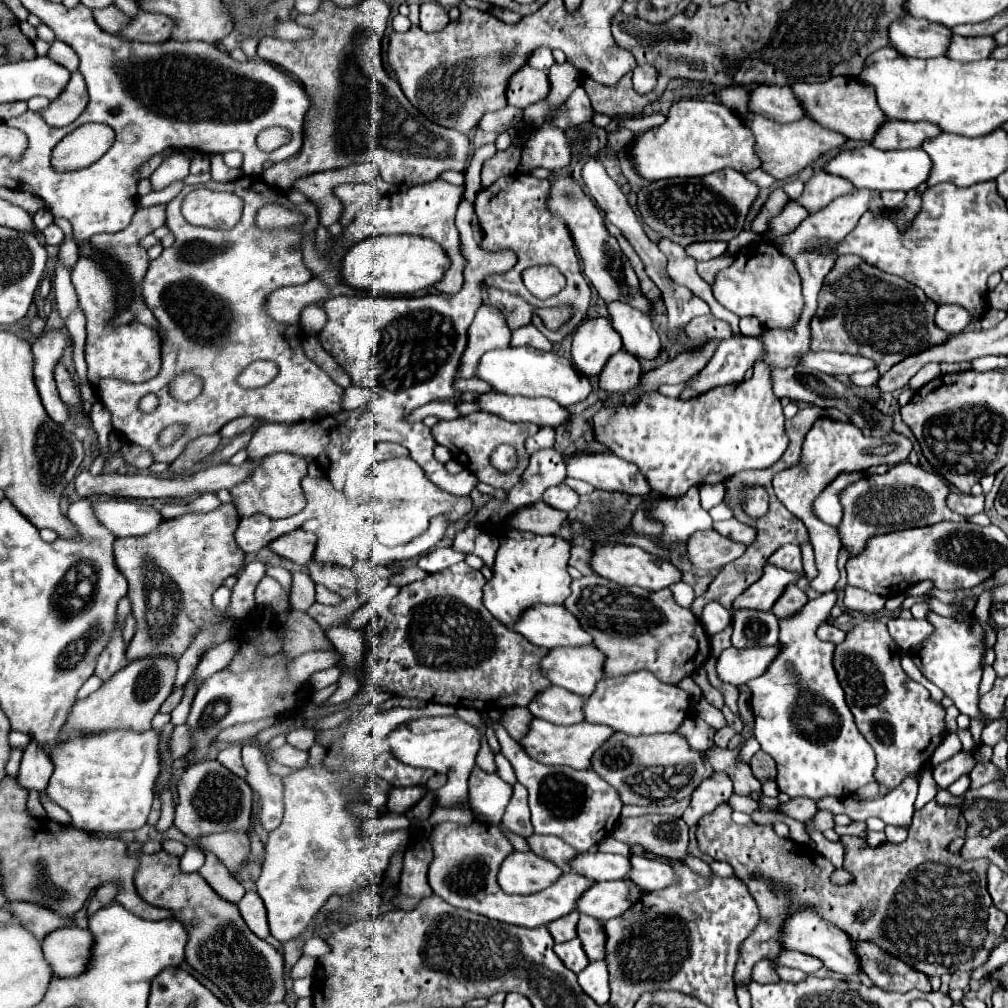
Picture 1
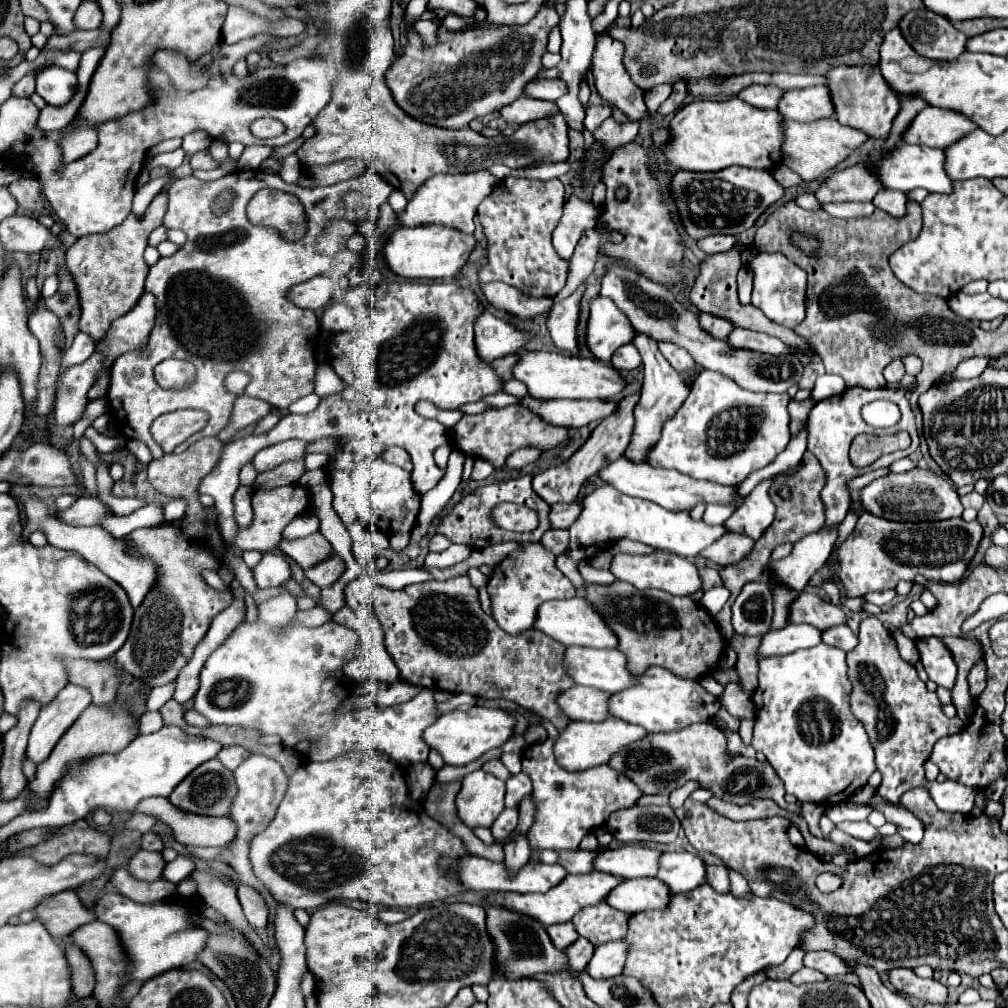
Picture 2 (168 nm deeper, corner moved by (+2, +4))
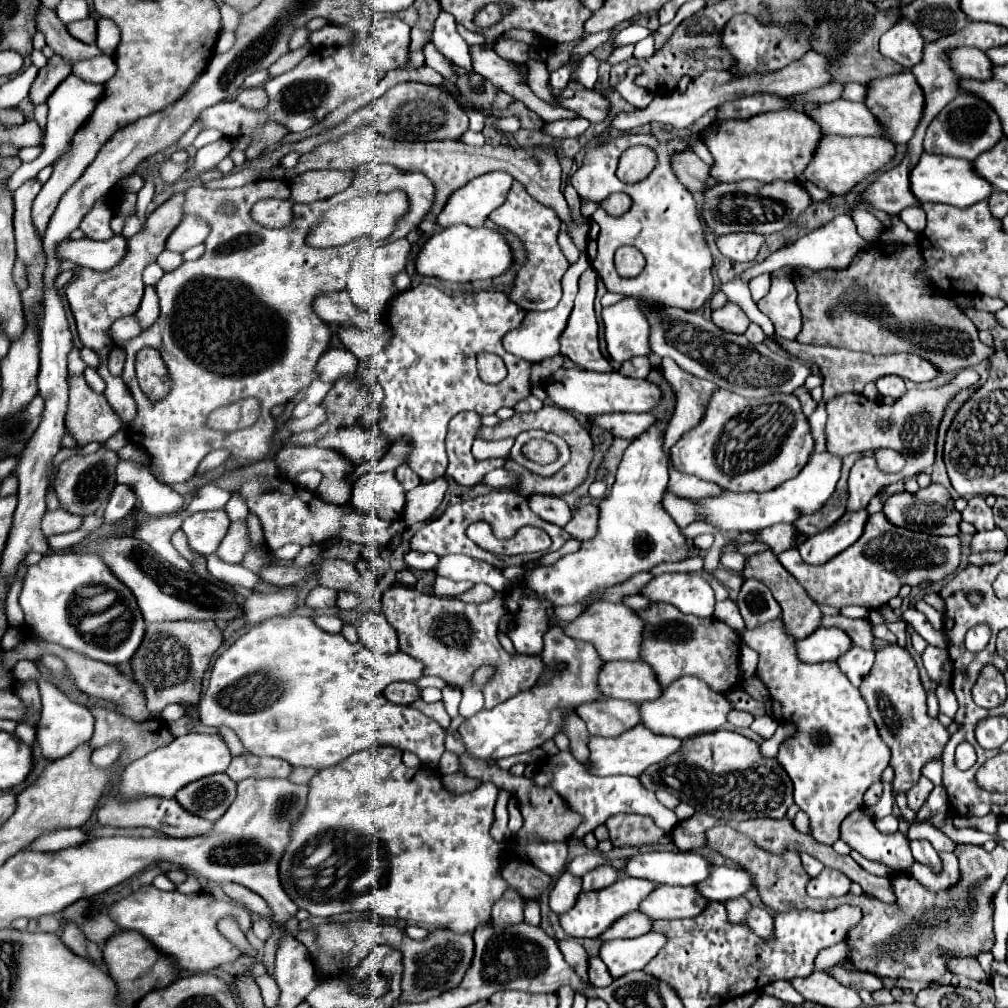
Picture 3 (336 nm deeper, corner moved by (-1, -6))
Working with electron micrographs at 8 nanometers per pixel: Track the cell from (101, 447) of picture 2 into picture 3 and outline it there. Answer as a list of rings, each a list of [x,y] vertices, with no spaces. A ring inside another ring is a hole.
[[[84,377],[70,379],[70,403],[66,413],[66,427],[80,445],[90,441],[106,441],[124,429],[118,413],[108,405],[102,393],[94,393]]]

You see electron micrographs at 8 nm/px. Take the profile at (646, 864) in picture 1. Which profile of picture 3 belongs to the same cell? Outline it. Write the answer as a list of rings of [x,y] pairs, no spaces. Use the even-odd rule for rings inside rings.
[[[712,865],[708,879],[698,883],[696,891],[708,901],[728,901],[742,897],[750,887],[754,887],[754,883],[746,871],[728,865]]]

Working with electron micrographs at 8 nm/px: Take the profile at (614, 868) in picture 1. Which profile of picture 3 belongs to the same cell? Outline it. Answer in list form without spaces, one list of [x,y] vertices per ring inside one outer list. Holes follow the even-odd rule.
[[[644,851],[630,857],[622,869],[628,877],[648,879],[658,885],[696,885],[708,877],[708,861],[696,853]]]

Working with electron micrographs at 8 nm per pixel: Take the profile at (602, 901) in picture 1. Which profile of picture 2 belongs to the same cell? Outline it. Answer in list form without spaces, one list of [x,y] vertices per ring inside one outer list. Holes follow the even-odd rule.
[[[627,879],[623,885],[617,885],[613,893],[609,893],[605,903],[633,915],[645,909],[663,909],[669,905],[671,895],[671,889],[665,887],[661,879]]]

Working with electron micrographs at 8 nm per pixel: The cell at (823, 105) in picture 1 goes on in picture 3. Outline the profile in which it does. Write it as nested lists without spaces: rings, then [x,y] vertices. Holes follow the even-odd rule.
[[[910,71],[878,77],[872,83],[868,83],[864,103],[870,109],[870,113],[876,117],[878,125],[882,127],[884,137],[890,139],[892,143],[908,143],[908,139],[912,137],[912,131],[916,129],[916,123],[920,121],[920,111],[924,109],[922,89]]]

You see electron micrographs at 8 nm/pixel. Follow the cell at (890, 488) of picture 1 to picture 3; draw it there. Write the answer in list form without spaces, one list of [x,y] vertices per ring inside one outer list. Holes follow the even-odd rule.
[[[932,483],[924,489],[918,489],[918,493],[902,491],[902,493],[890,495],[884,501],[882,513],[896,527],[904,527],[904,529],[912,529],[912,531],[924,531],[930,535],[958,535],[960,533],[962,513],[954,507],[954,499],[950,497],[948,489],[944,485],[938,485],[938,483]]]

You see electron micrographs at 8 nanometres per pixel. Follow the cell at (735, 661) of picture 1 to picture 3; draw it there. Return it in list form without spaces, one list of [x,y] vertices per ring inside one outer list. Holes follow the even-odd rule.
[[[820,627],[812,635],[796,641],[796,653],[804,663],[836,661],[850,645],[850,637],[838,631],[838,627]]]

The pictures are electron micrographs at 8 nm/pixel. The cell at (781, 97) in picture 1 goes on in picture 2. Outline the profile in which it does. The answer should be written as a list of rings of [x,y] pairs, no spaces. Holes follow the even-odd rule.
[[[807,87],[807,89],[787,91],[779,101],[777,109],[785,119],[803,121],[803,123],[835,115],[831,93],[827,87]]]

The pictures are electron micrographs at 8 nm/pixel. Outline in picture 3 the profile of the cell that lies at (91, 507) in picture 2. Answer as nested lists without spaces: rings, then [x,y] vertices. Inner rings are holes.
[[[64,509],[58,511],[46,511],[44,519],[42,519],[42,531],[46,537],[52,535],[60,535],[60,533],[70,533],[82,527],[84,517],[82,515],[72,515]]]

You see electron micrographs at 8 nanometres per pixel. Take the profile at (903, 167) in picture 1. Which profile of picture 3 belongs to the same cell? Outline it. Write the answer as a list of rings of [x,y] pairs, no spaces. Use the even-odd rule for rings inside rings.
[[[922,153],[916,167],[910,171],[910,189],[920,203],[934,201],[954,207],[970,207],[982,199],[988,199],[992,193],[992,187],[974,173],[970,161],[952,159],[944,155],[930,155],[930,153]]]

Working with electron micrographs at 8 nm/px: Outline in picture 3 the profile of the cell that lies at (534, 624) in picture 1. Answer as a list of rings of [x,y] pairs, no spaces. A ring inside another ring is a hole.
[[[592,603],[582,615],[574,621],[556,619],[560,629],[572,637],[586,643],[592,643],[602,661],[636,661],[640,657],[640,643],[642,643],[642,619],[622,603]]]

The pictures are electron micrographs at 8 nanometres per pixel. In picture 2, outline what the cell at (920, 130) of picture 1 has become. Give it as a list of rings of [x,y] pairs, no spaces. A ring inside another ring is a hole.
[[[929,105],[913,119],[911,127],[903,135],[903,141],[947,149],[975,129],[977,127],[963,113],[951,113],[951,109],[933,109]]]

